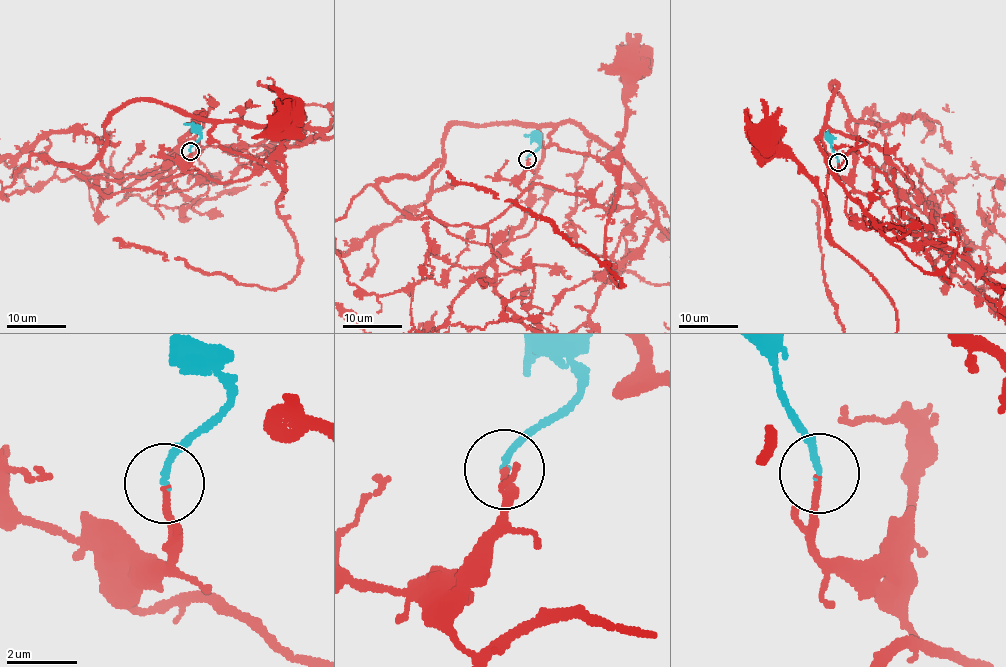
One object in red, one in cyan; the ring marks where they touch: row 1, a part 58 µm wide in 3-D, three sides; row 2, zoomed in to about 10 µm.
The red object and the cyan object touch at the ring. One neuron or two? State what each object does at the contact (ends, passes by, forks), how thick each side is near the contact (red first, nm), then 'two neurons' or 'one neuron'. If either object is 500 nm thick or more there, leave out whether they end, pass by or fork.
red ends there; cyan ends there; 180 nm thick on the red side, 160 nm on the other; one neuron

